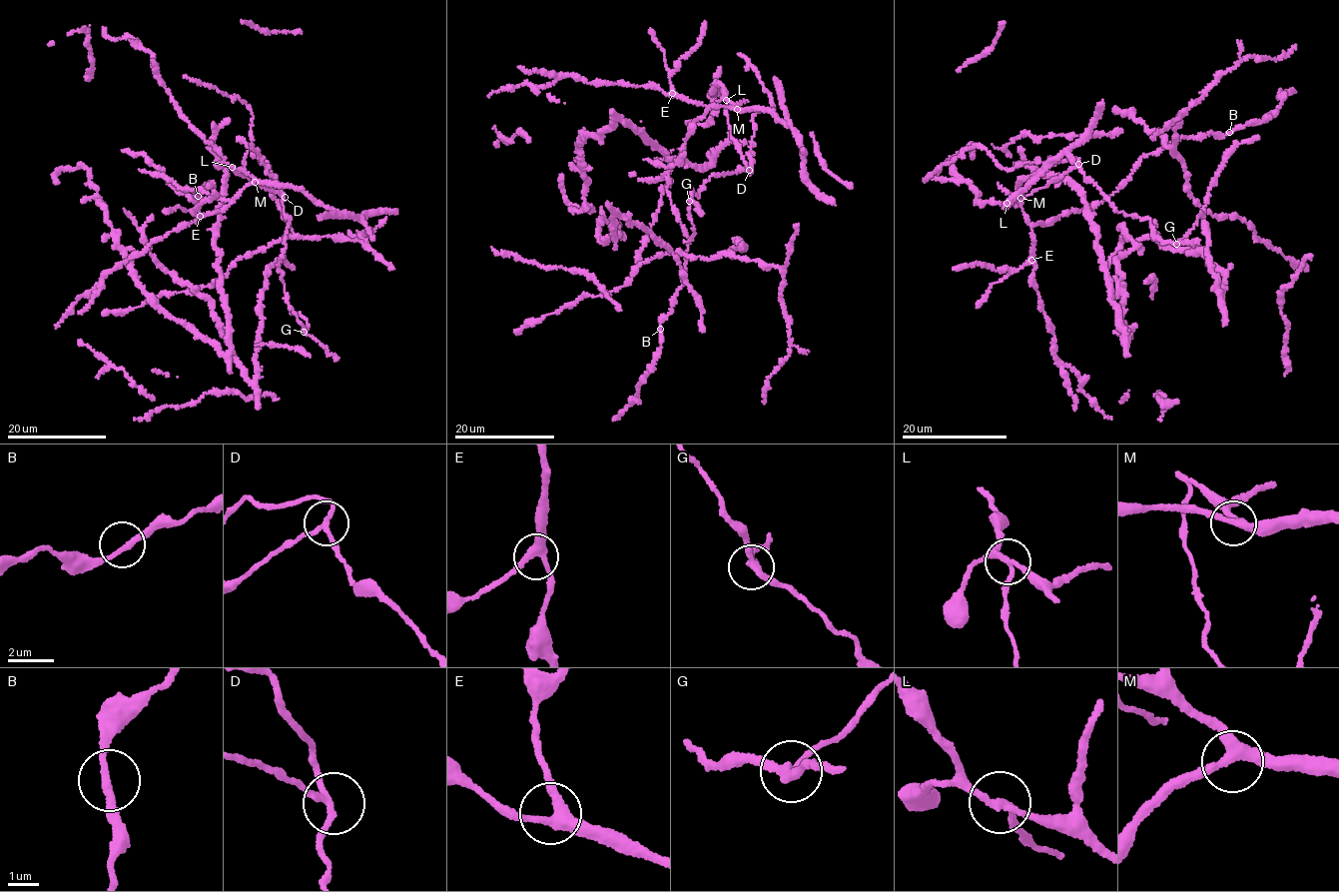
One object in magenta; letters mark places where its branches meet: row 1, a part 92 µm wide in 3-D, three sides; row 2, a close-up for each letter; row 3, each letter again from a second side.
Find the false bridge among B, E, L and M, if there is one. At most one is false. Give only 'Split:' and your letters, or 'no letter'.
Split: L

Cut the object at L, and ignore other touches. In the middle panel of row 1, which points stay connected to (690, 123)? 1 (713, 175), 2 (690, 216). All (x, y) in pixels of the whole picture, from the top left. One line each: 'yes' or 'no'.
1: no
2: no

